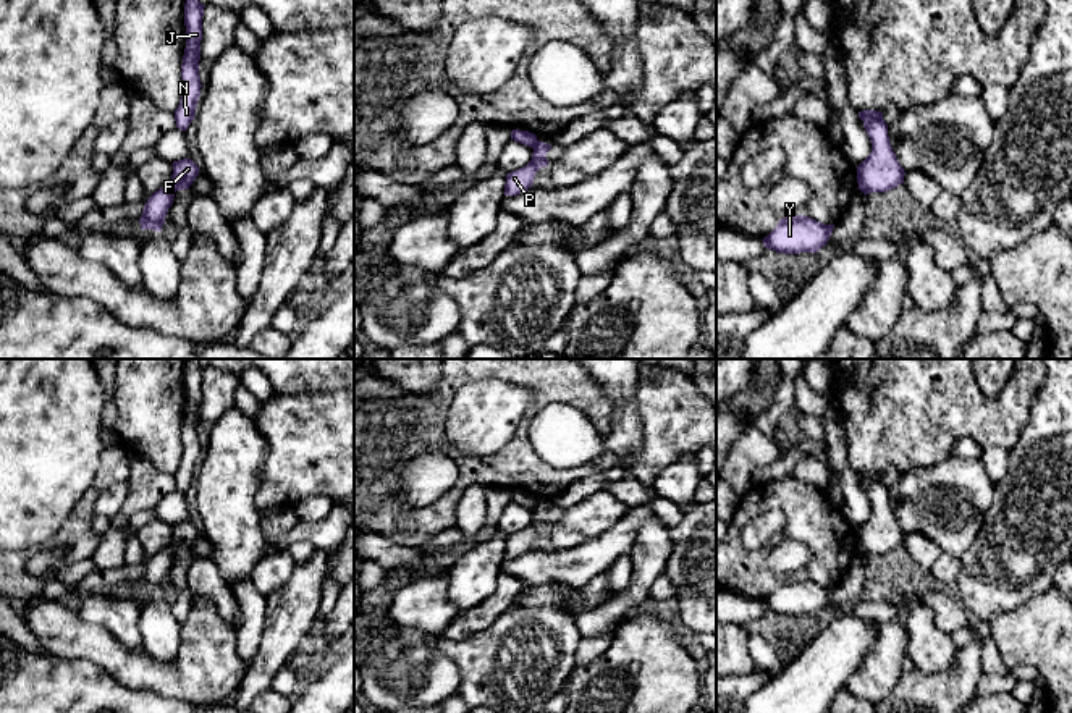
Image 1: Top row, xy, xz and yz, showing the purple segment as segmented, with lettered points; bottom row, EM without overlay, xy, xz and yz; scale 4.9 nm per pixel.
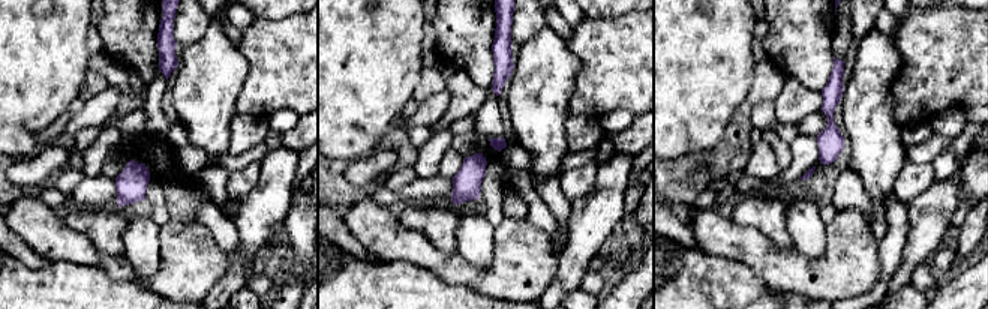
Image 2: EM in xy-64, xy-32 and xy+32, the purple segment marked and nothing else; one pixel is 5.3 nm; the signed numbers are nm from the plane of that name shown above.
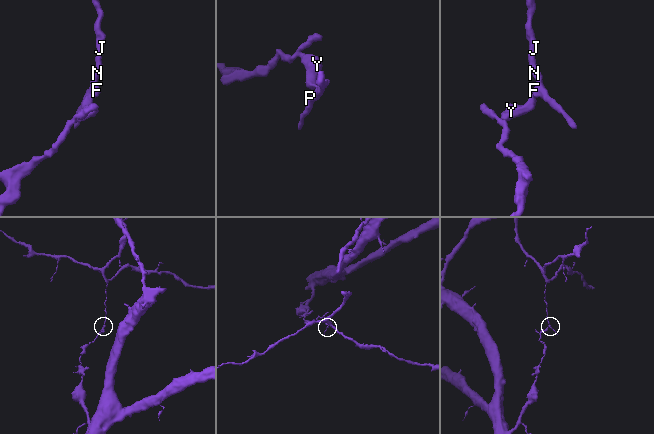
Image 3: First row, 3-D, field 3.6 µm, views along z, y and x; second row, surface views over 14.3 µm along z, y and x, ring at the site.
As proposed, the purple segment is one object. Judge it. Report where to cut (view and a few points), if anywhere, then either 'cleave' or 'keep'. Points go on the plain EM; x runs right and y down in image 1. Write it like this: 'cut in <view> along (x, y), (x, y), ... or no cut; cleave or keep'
cut in xy along (170, 547), (175, 553); cleave

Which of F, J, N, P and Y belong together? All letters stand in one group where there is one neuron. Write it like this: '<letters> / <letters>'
F J N P / Y

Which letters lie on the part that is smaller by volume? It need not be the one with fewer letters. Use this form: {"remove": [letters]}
{"remove": ["F", "J", "N", "P"]}

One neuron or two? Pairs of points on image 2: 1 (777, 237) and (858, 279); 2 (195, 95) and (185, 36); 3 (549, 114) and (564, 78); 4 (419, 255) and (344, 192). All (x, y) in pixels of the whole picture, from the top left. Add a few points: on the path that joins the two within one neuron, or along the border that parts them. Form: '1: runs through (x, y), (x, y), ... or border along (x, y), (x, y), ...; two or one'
1: border along (759, 230), (777, 245), (792, 245); two
2: border along (209, 20), (209, 27), (183, 50); two
3: runs through (549, 105), (549, 93), (555, 87); one
4: border along (366, 195), (348, 207); two

